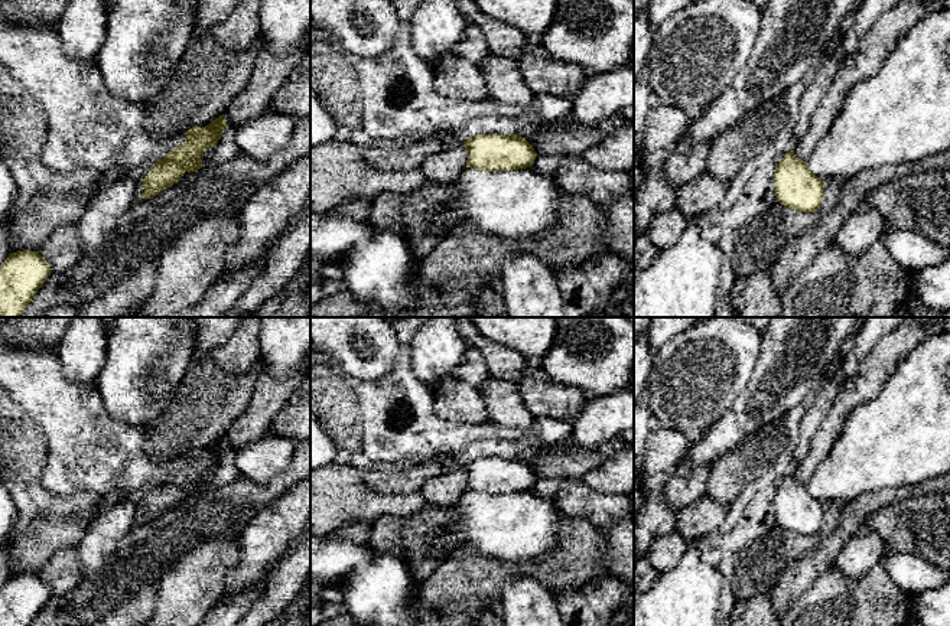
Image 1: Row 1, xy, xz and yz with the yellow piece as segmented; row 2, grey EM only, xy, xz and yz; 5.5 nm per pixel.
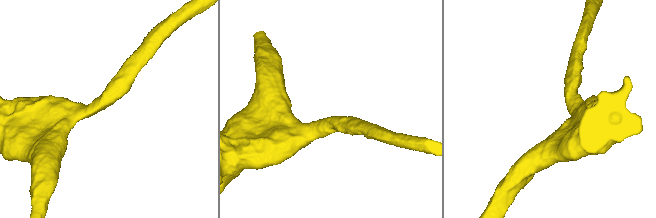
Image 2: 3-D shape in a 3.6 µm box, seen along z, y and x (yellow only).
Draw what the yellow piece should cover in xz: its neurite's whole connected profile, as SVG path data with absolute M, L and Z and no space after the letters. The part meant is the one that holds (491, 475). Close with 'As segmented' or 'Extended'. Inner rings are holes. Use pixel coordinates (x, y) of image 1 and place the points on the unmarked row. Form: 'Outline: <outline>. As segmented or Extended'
Outline: M476 457L463 464L466 492L502 495L531 490L537 476L521 459Z. As segmented

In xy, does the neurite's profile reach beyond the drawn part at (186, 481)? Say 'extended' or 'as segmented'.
as segmented

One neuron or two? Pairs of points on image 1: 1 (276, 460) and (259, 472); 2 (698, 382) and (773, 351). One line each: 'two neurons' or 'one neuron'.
1: one neuron
2: two neurons

